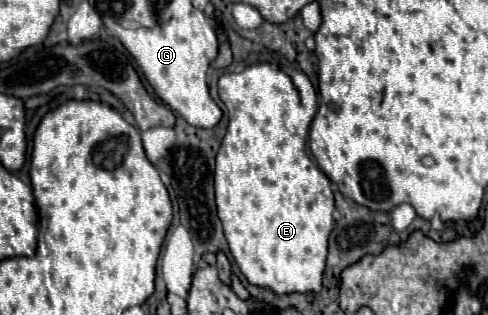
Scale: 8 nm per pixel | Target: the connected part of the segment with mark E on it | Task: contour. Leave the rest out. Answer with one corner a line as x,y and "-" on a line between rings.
268,62
262,64
254,64
244,68
238,74
222,74
218,80
218,94
220,100
226,104
228,108
228,132
222,140
222,146
218,150
216,156
216,174
214,174
214,188
216,188
216,206
218,206
218,218
222,220
224,226
224,234
230,246
230,252
234,256
234,262
238,264
240,272
246,276
246,280
250,284
256,286
264,286
274,290
276,294
290,294
290,292
320,292
322,288
322,276
324,276
324,268
326,268
326,254
328,254
328,238
330,232
334,228
334,192
330,186
330,178
318,168
318,164
308,156
306,152
306,138
308,138
308,130
310,130
310,122
318,110
318,96
316,90
312,86
312,82
308,80
308,76
304,72
298,70
298,88
296,88
296,76
292,78
288,72
282,70

